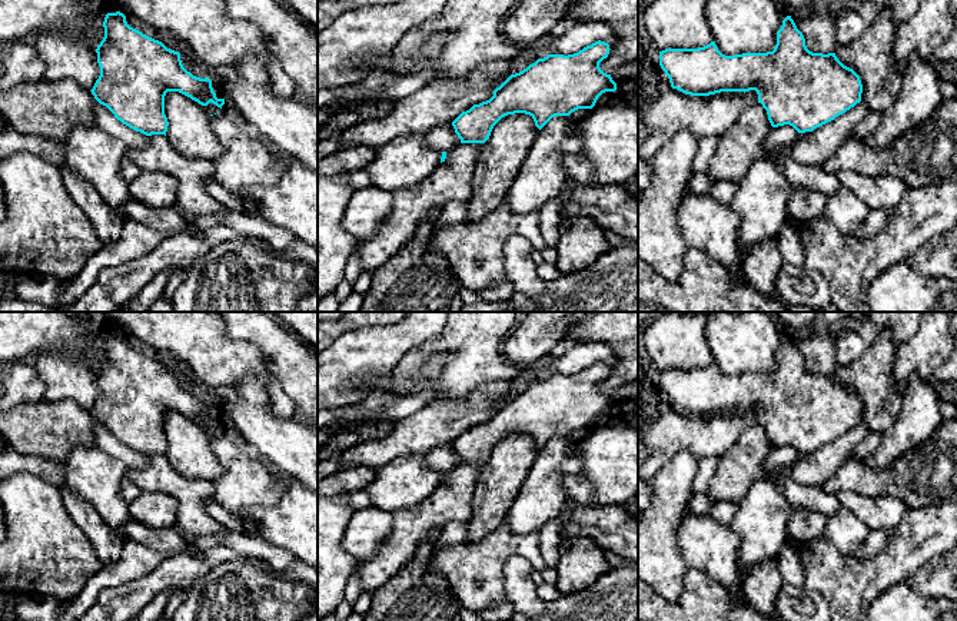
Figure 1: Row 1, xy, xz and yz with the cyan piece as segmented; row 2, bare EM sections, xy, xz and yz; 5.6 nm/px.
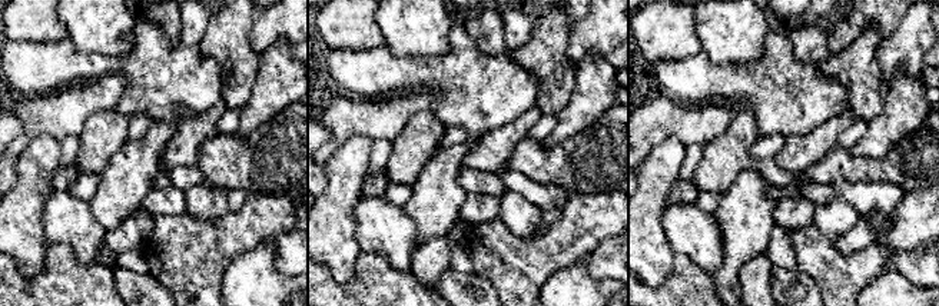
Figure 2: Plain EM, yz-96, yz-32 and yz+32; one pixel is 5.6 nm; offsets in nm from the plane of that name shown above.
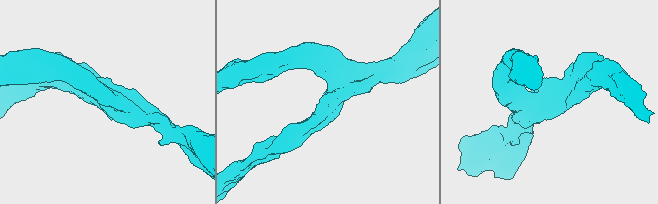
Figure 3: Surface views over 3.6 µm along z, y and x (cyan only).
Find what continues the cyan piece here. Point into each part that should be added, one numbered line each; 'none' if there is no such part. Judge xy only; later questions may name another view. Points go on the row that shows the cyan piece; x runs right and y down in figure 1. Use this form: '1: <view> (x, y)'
1: xy (105, 119)

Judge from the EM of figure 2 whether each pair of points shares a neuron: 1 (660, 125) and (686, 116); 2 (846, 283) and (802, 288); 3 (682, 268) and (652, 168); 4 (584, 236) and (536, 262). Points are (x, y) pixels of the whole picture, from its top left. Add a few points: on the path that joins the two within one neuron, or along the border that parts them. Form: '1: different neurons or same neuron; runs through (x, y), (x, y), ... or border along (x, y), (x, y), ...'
1: same neuron; runs through (666, 119), (680, 119)
2: different neurons; border along (796, 268), (806, 273), (822, 290)
3: different neurons; border along (676, 253), (672, 262), (672, 273), (663, 285)
4: same neuron; runs through (573, 236), (547, 252)

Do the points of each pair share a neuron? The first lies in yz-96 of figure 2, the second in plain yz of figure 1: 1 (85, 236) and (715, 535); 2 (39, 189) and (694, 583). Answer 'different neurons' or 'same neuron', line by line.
1: same neuron
2: different neurons

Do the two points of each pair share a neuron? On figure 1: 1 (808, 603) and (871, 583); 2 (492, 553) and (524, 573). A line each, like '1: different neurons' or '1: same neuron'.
1: different neurons
2: different neurons

